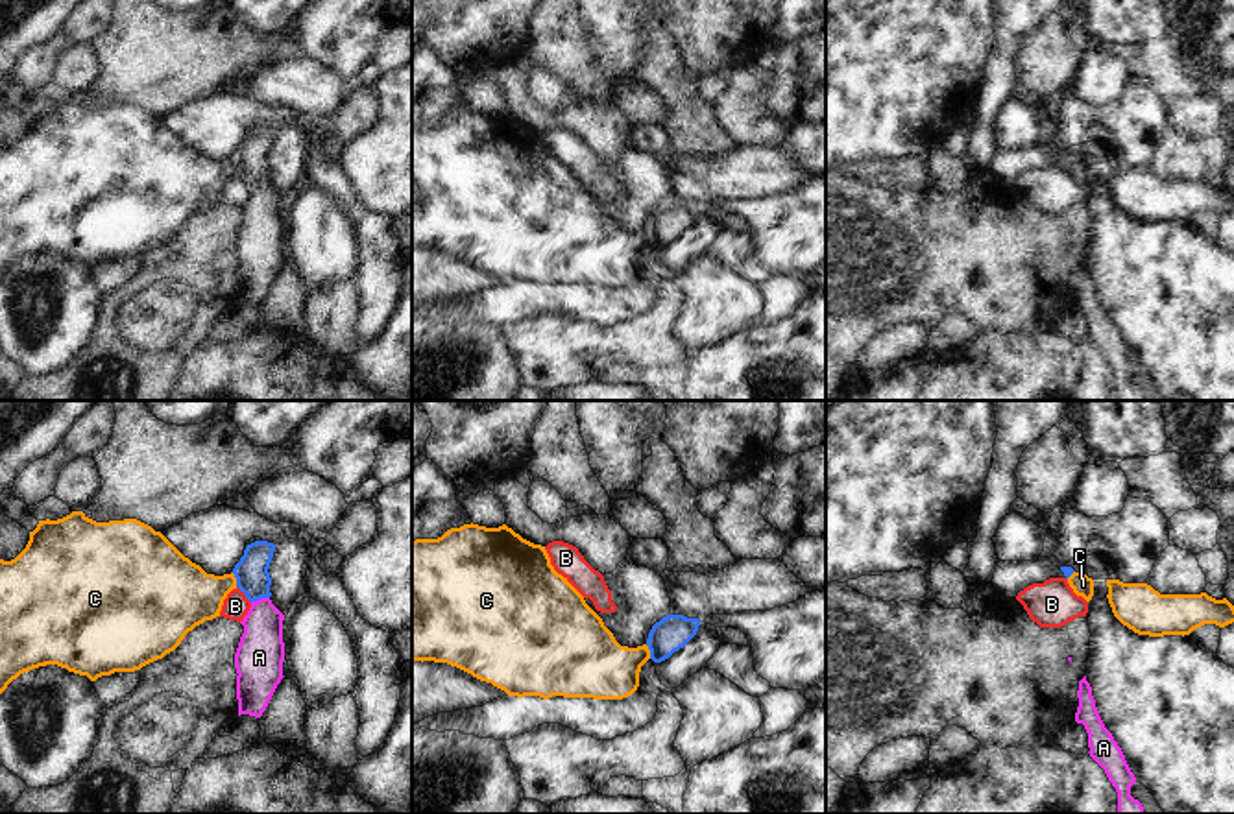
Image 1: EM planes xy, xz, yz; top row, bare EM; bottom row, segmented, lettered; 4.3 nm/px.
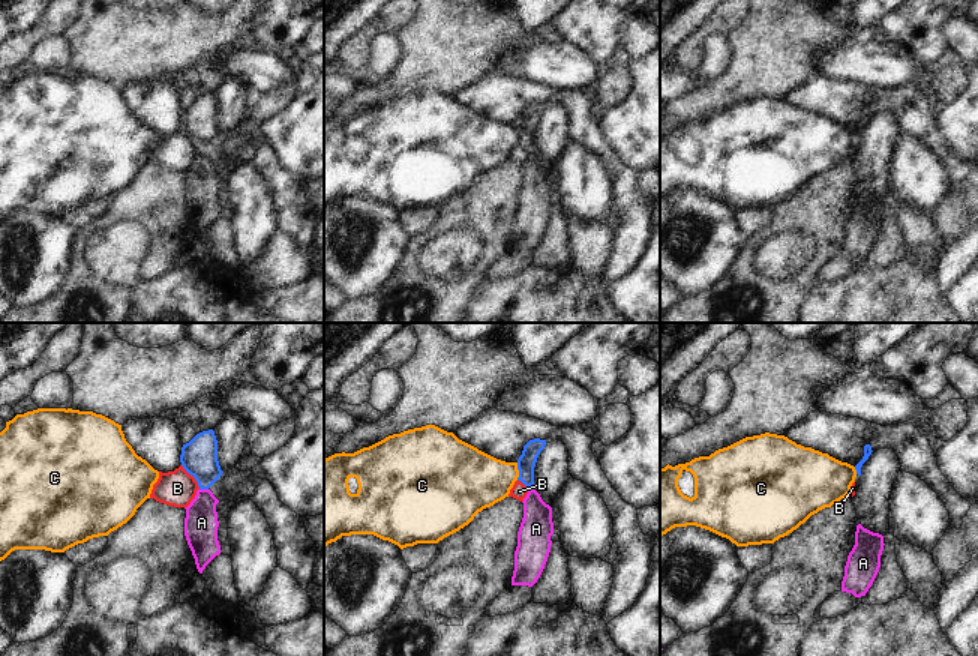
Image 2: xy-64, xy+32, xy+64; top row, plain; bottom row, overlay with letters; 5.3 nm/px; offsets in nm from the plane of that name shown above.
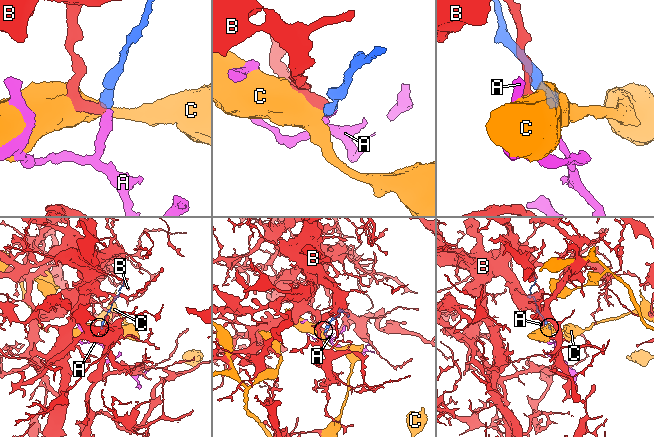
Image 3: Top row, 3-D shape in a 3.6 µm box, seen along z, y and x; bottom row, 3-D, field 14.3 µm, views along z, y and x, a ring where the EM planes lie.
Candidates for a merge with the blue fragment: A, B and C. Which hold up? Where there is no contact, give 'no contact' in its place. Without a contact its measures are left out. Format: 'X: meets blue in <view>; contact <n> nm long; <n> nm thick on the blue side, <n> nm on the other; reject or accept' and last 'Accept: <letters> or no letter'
A: meets blue in xy; contact 80 nm long; 150 nm thick on the blue side, 200 nm on the other; accept
B: meets blue in xy; contact 100 nm long; 150 nm thick on the blue side, 110 nm on the other; reject
C: meets blue in xy; contact 70 nm long; 150 nm thick on the blue side, 300 nm on the other; reject
Accept: A

